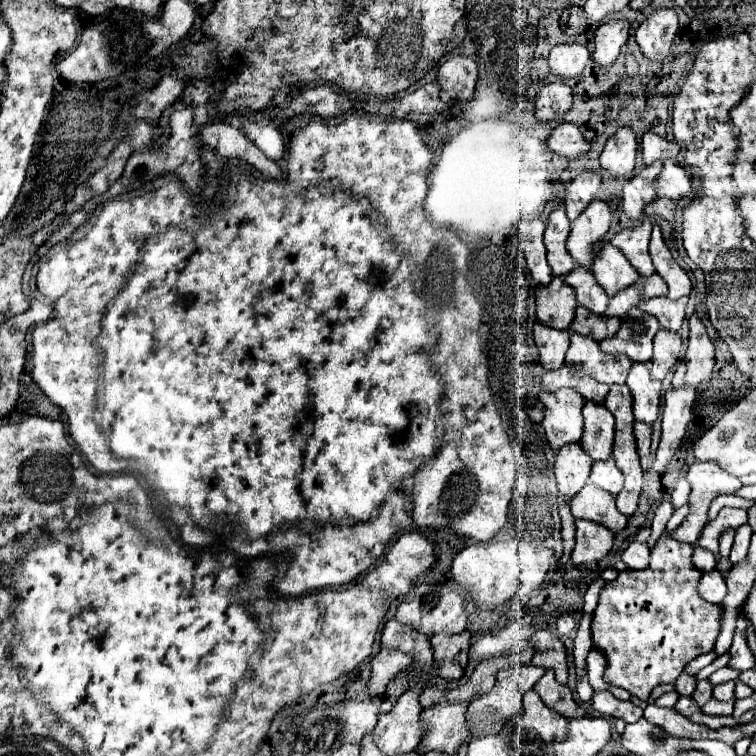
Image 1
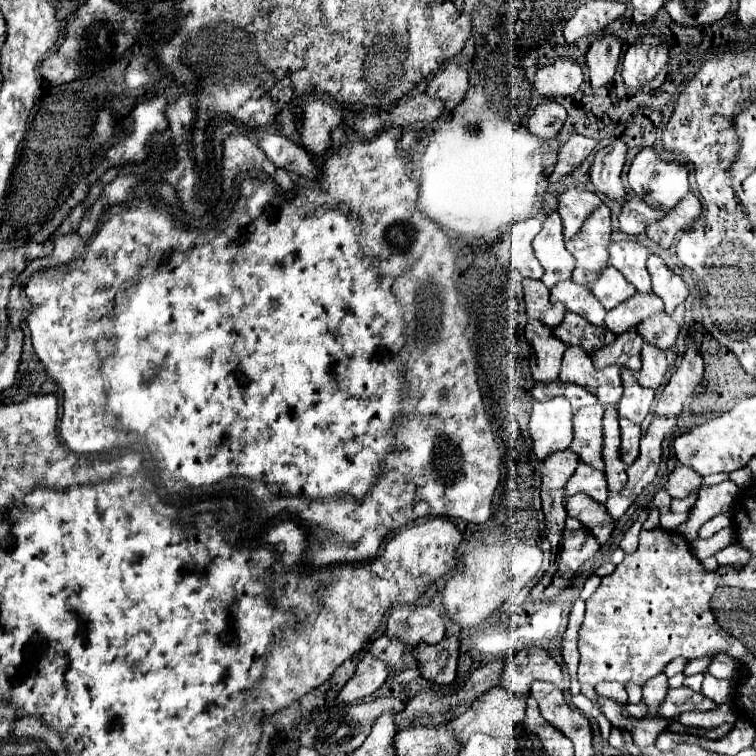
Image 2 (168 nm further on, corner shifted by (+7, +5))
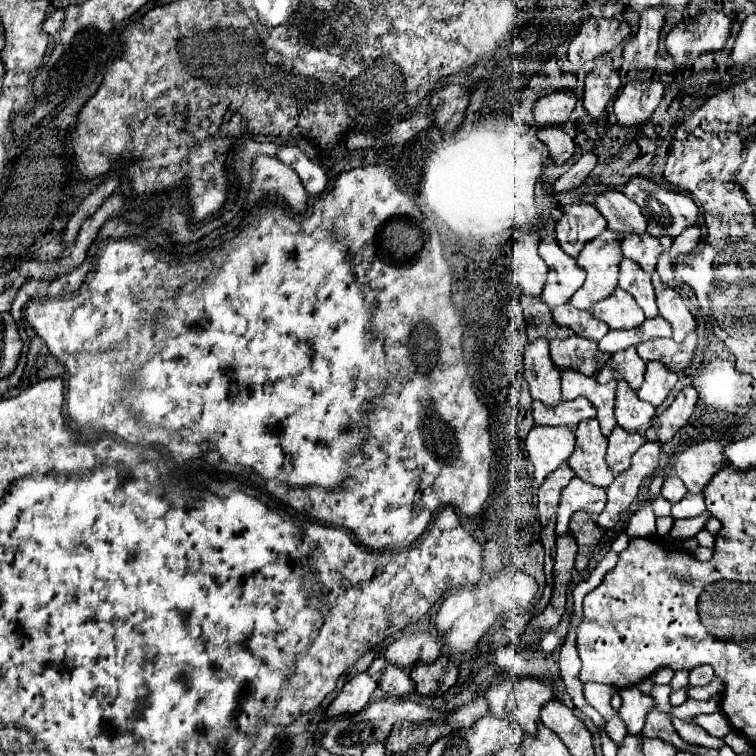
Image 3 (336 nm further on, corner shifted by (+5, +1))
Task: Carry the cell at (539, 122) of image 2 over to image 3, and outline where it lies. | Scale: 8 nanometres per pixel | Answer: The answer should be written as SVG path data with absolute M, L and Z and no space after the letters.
M545 127L543 131L537 133L537 137L541 143L547 145L555 163L565 163L575 151L573 139L565 131L561 131L559 127Z

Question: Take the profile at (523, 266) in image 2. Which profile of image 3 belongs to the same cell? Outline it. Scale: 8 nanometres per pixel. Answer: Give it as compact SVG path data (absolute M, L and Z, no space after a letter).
M519 233L513 241L511 253L511 271L517 277L519 287L523 293L539 295L547 277L547 265L537 253L539 233Z

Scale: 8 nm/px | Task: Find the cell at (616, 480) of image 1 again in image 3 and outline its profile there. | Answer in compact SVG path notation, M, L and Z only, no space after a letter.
M573 477L571 483L563 489L559 511L557 511L557 535L567 533L569 519L575 511L587 511L599 515L607 505L607 495L603 487L595 487L579 477Z

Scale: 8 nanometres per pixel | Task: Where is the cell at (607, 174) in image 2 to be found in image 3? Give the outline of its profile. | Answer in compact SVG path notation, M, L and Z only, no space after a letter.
M607 189L595 197L595 207L607 219L607 227L621 233L643 233L647 219L637 203L627 199L619 189Z

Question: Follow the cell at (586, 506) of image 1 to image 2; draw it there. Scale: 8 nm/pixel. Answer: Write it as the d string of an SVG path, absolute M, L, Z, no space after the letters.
M577 493L577 495L569 497L565 509L567 509L569 517L579 519L595 535L599 545L603 546L607 543L607 539L615 527L615 521L607 515L607 511L601 503L595 503L587 495Z

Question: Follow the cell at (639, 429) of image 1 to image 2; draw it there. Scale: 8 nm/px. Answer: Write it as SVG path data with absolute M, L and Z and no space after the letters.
M621 419L619 427L621 427L621 447L619 447L619 451L621 451L623 463L631 465L637 459L637 453L639 453L641 427L635 425L635 423L629 423L627 419Z

